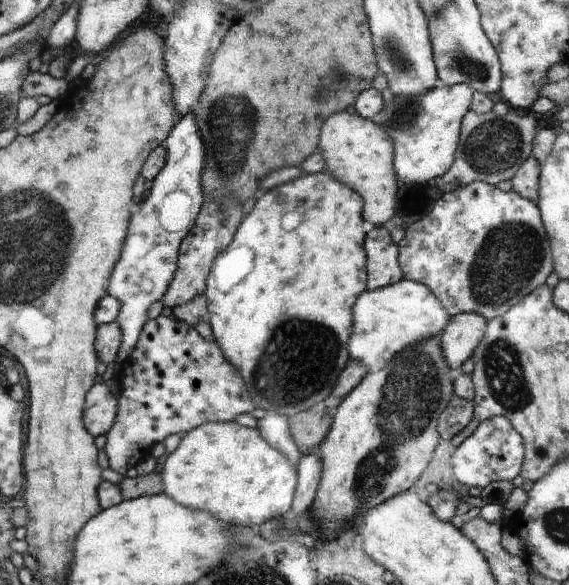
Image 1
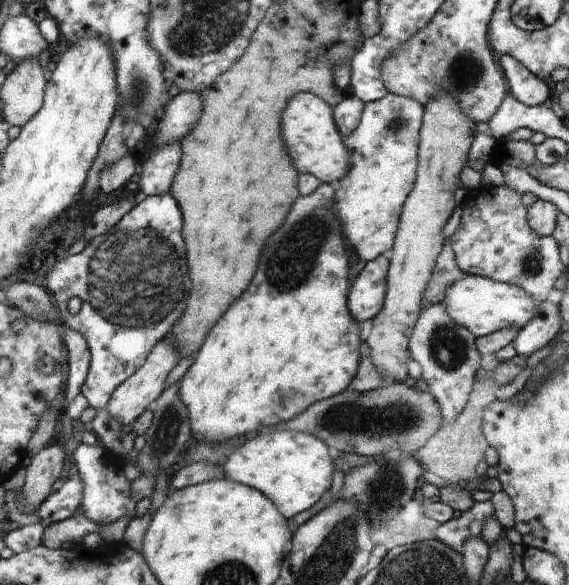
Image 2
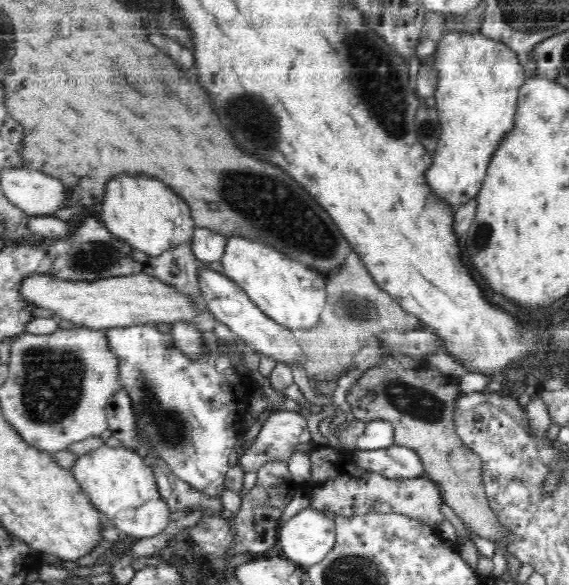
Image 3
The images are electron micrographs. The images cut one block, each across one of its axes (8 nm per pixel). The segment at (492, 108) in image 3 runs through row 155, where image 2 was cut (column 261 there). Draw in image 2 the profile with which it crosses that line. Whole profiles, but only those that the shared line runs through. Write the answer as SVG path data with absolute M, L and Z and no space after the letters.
M288 428L260 432L245 438L231 449L223 465L224 474L230 480L260 490L284 518L292 518L304 510L310 510L332 486L334 466L326 445L308 432L296 432Z

